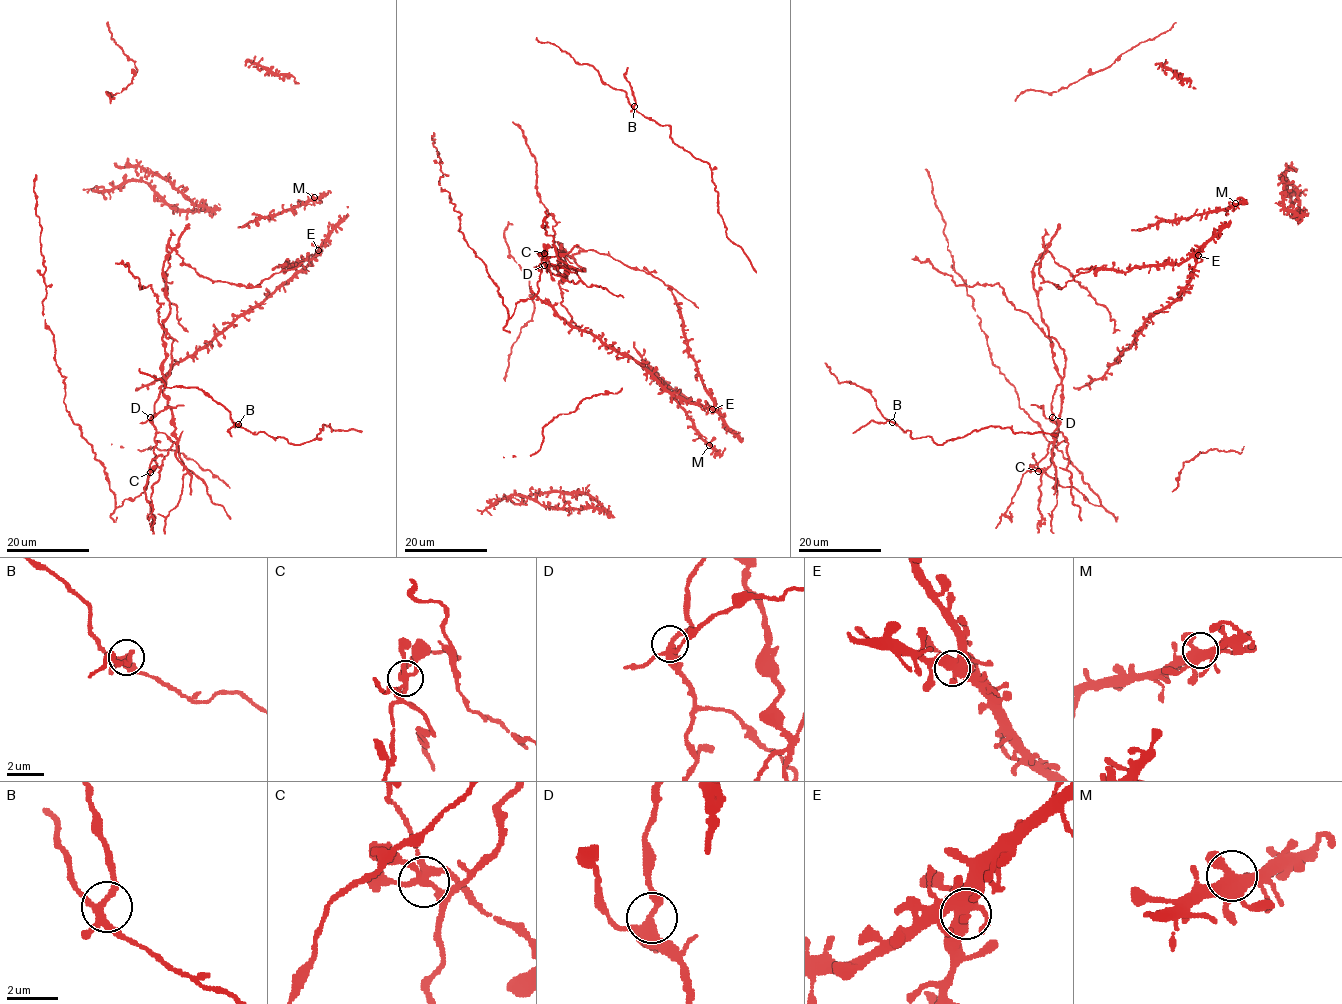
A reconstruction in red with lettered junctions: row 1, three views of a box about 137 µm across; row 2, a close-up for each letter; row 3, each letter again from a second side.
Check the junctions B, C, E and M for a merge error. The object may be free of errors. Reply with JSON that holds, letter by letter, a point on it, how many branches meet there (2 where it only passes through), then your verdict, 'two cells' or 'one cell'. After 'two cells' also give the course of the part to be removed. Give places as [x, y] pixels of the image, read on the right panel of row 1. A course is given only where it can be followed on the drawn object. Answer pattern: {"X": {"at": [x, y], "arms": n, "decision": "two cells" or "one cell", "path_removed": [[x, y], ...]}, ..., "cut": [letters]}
{"B": {"at": [892, 422], "arms": 4, "decision": "one cell"}, "C": {"at": [1038, 471], "arms": 5, "decision": "two cells", "path_removed": [[1038, 470], [1058, 444], [1051, 402], [1061, 376], [1033, 266], [1045, 249], [1039, 273], [1059, 288], [1096, 265]]}, "E": {"at": [1198, 255], "arms": 5, "decision": "one cell"}, "M": {"at": [1235, 203], "arms": 5, "decision": "one cell"}, "cut": ["C"]}

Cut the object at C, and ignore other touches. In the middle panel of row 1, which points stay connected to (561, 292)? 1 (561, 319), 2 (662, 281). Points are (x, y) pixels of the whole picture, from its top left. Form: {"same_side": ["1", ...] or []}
{"same_side": ["2"]}

